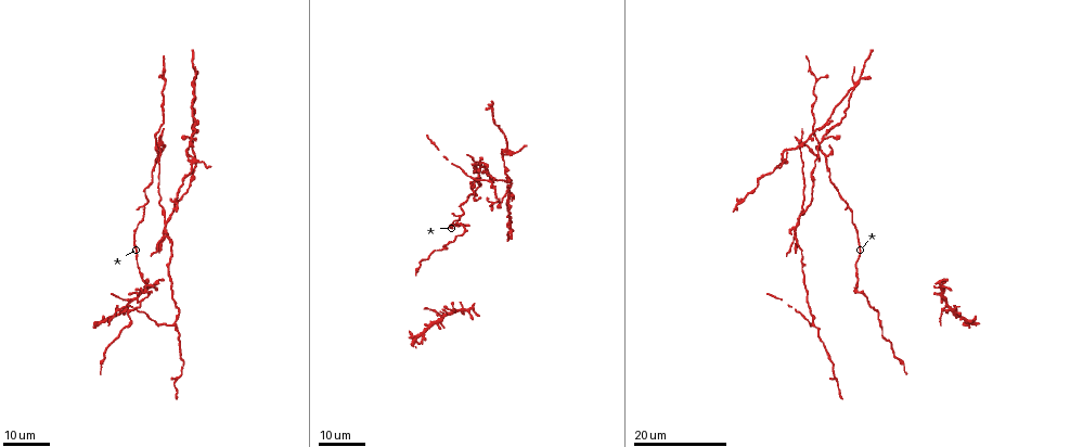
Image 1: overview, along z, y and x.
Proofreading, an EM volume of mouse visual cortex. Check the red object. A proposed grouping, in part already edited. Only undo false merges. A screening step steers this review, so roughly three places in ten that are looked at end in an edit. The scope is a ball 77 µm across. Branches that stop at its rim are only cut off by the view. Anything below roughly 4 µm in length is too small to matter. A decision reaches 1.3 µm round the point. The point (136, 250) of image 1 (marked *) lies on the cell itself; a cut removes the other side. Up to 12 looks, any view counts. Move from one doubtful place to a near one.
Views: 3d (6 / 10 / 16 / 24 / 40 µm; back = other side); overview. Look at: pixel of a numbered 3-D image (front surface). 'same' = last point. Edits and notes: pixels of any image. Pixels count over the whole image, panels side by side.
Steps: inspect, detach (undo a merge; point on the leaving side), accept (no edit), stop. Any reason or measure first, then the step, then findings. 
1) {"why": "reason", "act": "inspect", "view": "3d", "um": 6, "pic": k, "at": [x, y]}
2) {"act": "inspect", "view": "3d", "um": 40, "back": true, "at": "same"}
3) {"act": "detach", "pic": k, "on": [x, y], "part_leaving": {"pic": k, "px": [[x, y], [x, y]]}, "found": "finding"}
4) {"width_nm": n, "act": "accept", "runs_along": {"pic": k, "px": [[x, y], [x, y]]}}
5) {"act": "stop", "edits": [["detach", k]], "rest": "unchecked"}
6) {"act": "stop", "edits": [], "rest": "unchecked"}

{"act": "inspect", "view": "3d", "um": 24, "pic": 1, "at": [144, 286]}

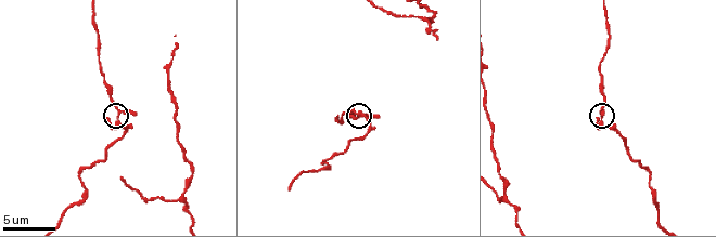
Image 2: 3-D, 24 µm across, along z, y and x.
{"act": "inspect", "view": "3d", "um": 6, "pic": 2, "at": [119, 113]}

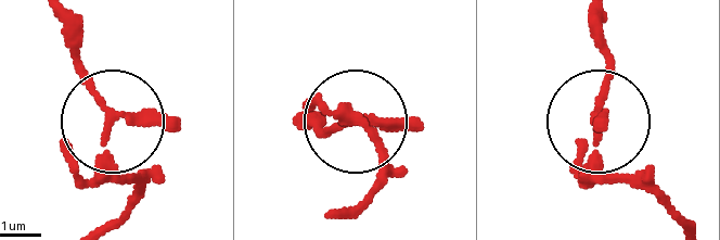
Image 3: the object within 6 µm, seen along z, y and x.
{"why": "other side", "act": "inspect", "view": "3d", "um": 6, "back": true, "pic": 3, "at": [107, 132]}

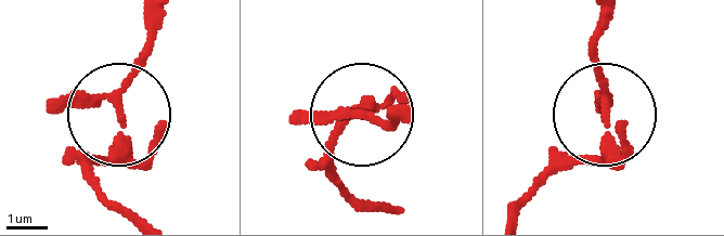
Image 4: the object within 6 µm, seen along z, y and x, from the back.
{"act": "accept", "runs_along": {"pic": 4, "px": [[163, 15], [129, 88], [118, 140], [83, 178]]}, "found": "all the same cell"}

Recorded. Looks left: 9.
{"why": "looks like a crossing", "act": "inspect", "view": "3d", "um": 16, "pic": 1, "at": [950, 306]}

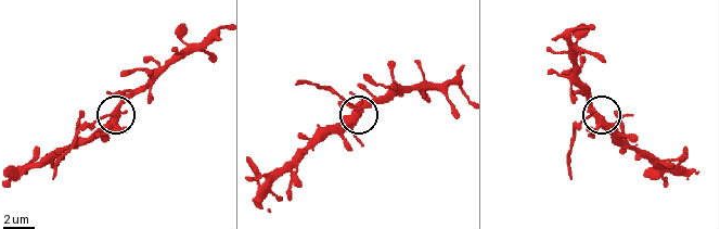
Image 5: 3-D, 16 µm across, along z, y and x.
{"act": "inspect", "view": "3d", "um": 10, "pic": 5, "at": [597, 120]}

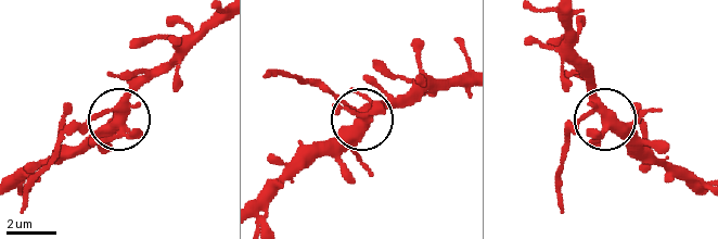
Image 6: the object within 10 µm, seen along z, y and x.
{"arms": 5, "act": "detach", "pic": 6, "on": [80, 128], "found": "a second cell is stuck on"}

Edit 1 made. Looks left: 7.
{"act": "inspect", "view": "overview"}

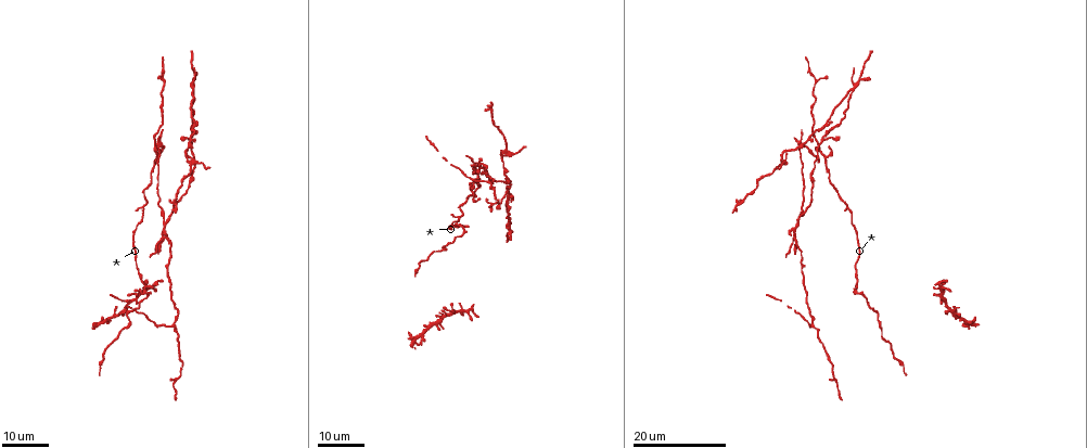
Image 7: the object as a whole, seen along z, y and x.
{"why": "thick turns thin", "act": "inspect", "view": "3d", "um": 24, "pic": 7, "at": [832, 378]}

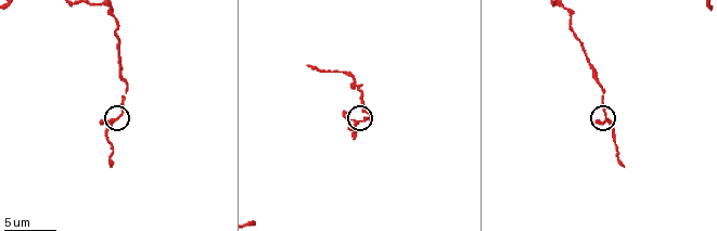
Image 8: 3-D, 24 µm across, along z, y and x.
{"act": "inspect", "view": "3d", "um": 6, "pic": 8, "at": [604, 114]}

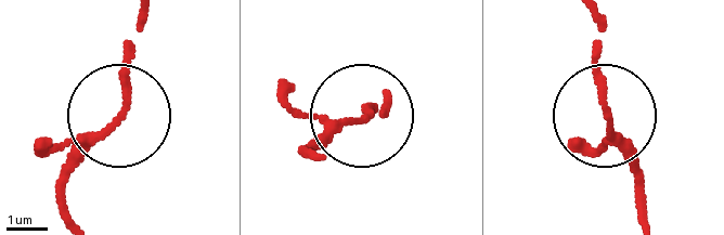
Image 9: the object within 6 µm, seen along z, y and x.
{"act": "accept", "runs_along": {"pic": 9, "px": [[390, 103], [300, 151]]}, "found": "continuous, no second cell"}

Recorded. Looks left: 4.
{"why": "four arms meet", "act": "inspect", "view": "3d", "um": 16, "pic": 7, "at": [166, 238]}

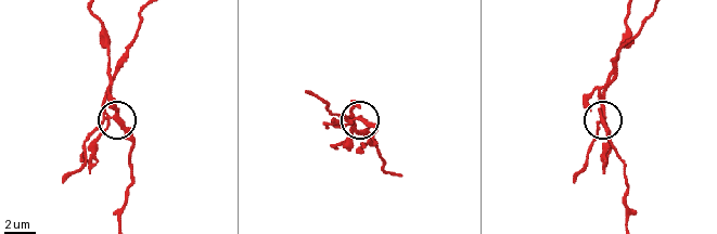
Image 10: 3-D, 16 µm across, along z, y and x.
{"act": "inspect", "view": "3d", "um": 10, "pic": 10, "at": [116, 117]}

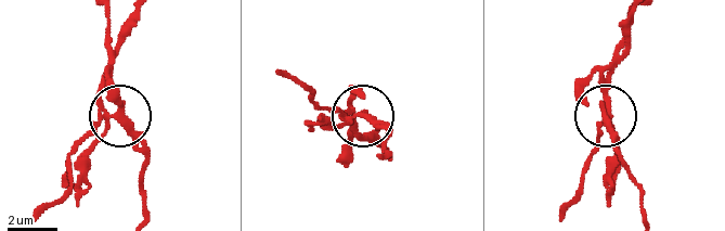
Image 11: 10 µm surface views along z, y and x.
{"why": "other side", "act": "inspect", "view": "3d", "um": 10, "back": true, "pic": 11, "at": [120, 116]}

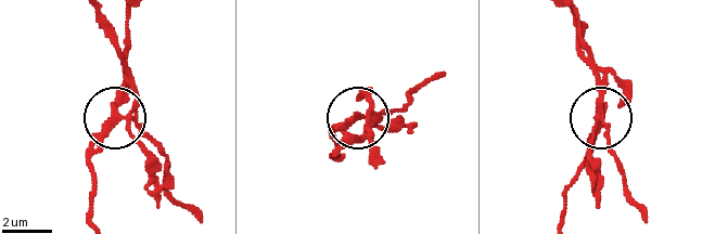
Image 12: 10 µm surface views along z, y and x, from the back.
{"side_arm_um": 6, "arms": 4, "act": "detach", "pic": 12, "on": [124, 87], "found": "two cells meet here"}

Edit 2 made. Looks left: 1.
{"act": "inspect", "view": "3d", "um": 10, "pic": 2, "at": [179, 123]}

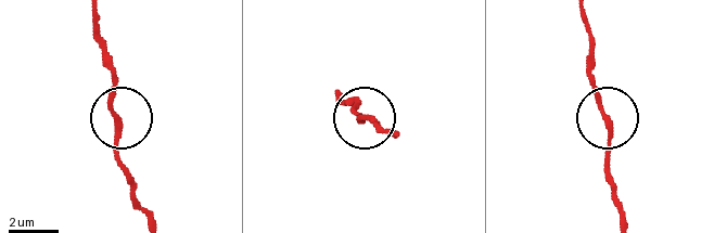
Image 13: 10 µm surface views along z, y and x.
{"width_nm": 210, "act": "accept", "found": "continuous, no second cell"}

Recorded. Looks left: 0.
{"act": "stop", "edits": [["detach", 6], ["detach", 12]], "rest": "unchecked"}

